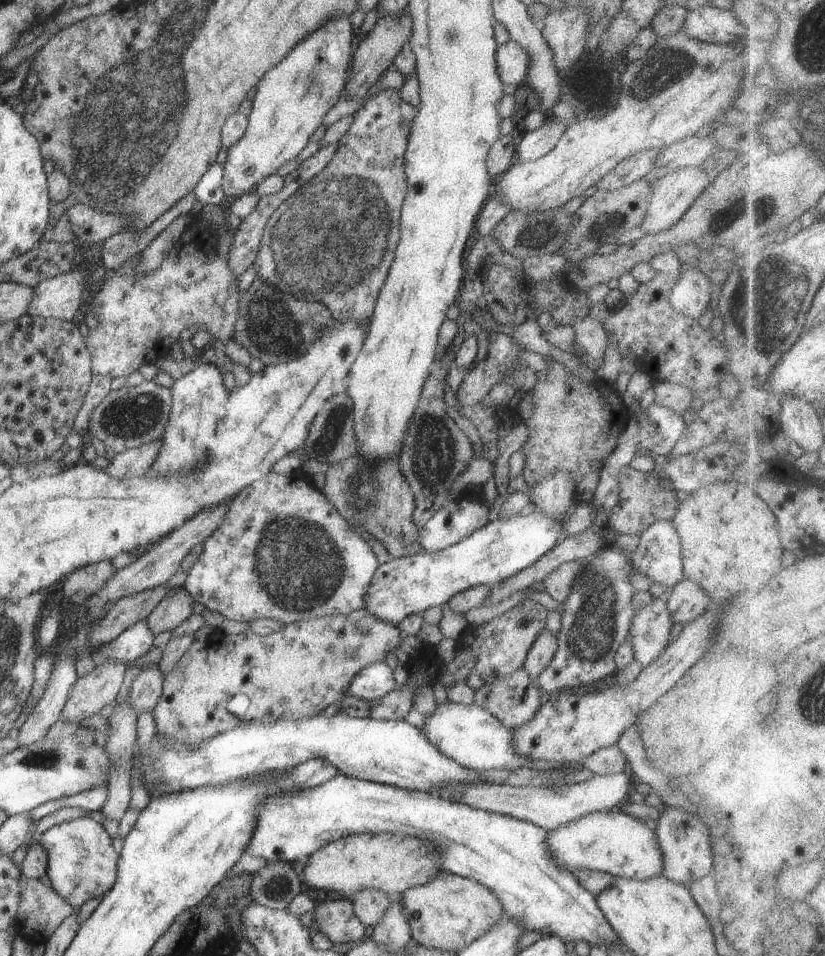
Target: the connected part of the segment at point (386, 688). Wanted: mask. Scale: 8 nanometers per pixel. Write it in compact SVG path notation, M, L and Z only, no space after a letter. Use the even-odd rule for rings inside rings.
M385 662L368 665L350 683L349 694L363 701L376 701L395 688L393 671Z

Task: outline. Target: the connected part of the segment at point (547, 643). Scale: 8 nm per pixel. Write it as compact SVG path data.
M545 628L538 635L523 664L523 669L533 682L537 682L538 675L551 663L557 646L557 637L552 635L548 629Z

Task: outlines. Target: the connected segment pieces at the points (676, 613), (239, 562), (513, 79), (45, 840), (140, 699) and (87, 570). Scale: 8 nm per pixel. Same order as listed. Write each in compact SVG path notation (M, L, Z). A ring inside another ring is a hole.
M686 578L673 586L665 599L671 621L680 622L683 626L696 620L714 606L714 600L695 582Z
M303 470L283 476L270 471L264 480L254 481L248 488L243 488L230 502L223 523L203 542L204 549L194 566L189 570L183 587L193 596L195 602L204 604L210 610L216 610L224 618L230 620L252 622L256 619L271 618L289 625L295 622L306 622L318 617L347 615L365 606L365 596L370 581L380 566L372 549L349 522L338 512L338 509L327 499L327 496L317 489L310 477Z
M510 40L507 44L498 45L495 61L498 76L504 84L523 87L529 65L526 50Z
M89 816L54 825L39 838L48 855L47 875L52 888L76 910L91 898L101 900L117 879L119 847L106 832Z
M157 667L146 670L132 670L132 688L128 702L137 716L142 713L152 714L162 696L163 674Z
M100 561L66 575L62 592L65 596L71 597L76 592L86 592L88 595L100 590L106 580L114 574L115 568L110 561Z

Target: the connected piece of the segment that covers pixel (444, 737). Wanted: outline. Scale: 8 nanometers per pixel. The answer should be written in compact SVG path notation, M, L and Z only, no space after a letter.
M444 701L435 704L434 712L424 715L424 726L420 729L439 751L463 767L484 772L484 770L516 770L526 766L531 758L522 757L514 748L513 729L507 729L493 714L477 704L465 705Z

